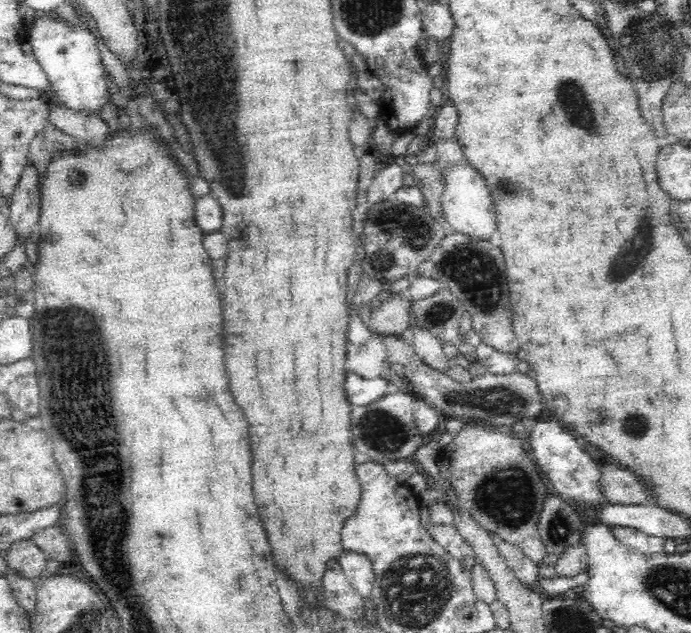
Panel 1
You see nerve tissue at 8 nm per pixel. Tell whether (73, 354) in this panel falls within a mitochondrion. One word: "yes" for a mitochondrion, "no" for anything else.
yes

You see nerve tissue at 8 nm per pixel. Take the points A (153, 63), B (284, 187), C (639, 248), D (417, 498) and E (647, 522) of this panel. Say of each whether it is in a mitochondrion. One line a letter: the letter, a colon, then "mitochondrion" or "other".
A: other
B: other
C: mitochondrion
D: other
E: other

